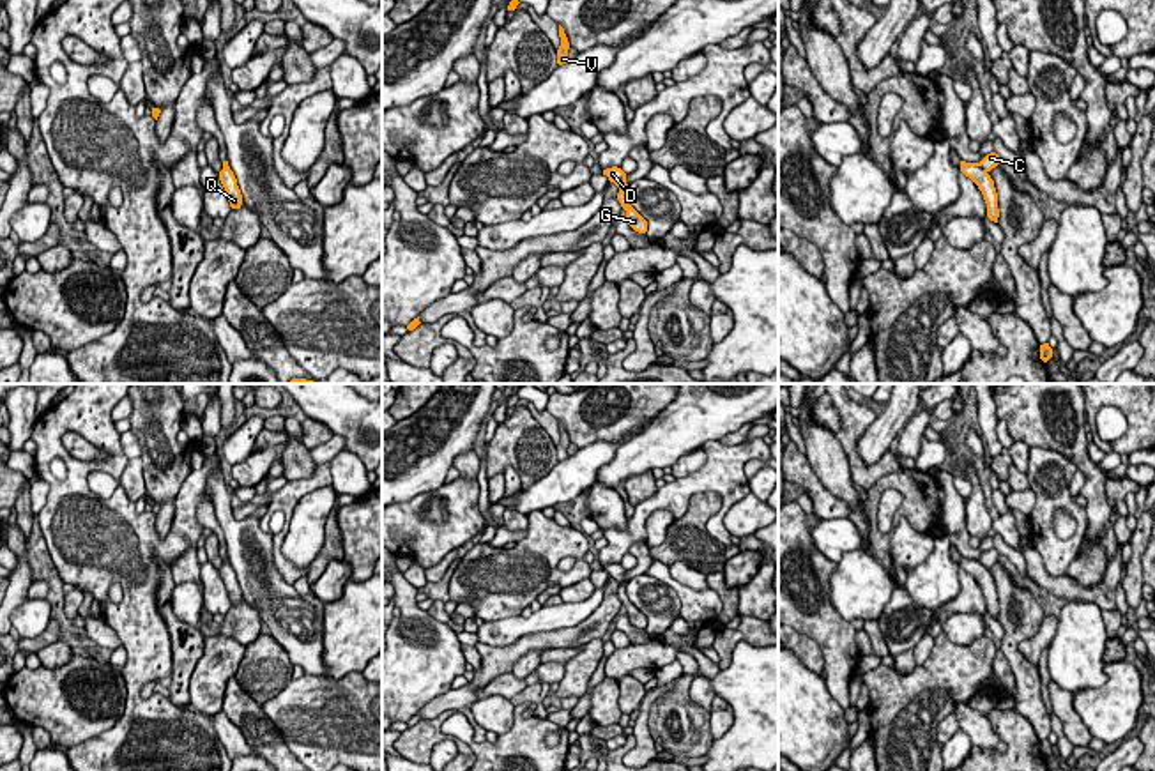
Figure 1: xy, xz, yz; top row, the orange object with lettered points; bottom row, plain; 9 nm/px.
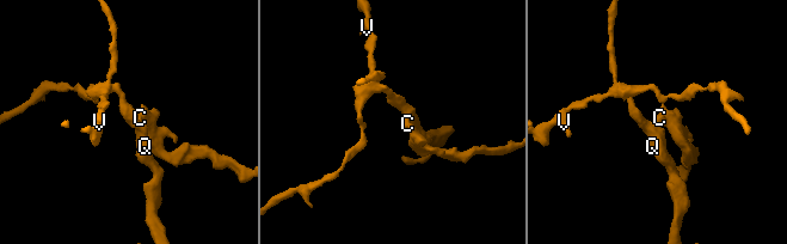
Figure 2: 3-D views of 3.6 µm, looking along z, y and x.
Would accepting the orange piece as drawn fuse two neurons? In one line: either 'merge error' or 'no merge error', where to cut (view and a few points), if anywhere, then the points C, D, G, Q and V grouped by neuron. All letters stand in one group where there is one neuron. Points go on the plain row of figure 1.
merge error; cut yz (977, 559), (986, 568); groups C G / D Q V

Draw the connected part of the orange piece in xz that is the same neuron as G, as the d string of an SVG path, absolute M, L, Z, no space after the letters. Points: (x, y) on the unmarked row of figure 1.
M619 585L617 596L619 596L621 603L626 607L628 621L635 628L646 630L647 628L647 617L630 601L624 585Z

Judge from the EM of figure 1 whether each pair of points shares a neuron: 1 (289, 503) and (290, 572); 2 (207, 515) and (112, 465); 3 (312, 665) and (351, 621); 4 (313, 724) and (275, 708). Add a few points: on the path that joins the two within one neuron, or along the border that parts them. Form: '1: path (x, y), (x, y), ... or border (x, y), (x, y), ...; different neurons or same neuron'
1: path (285, 520), (278, 533), (278, 554); same neuron
2: border (202, 497), (197, 519), (204, 526); different neurons
3: border (324, 616), (322, 674); different neurons
4: path (305, 715), (283, 709); same neuron

